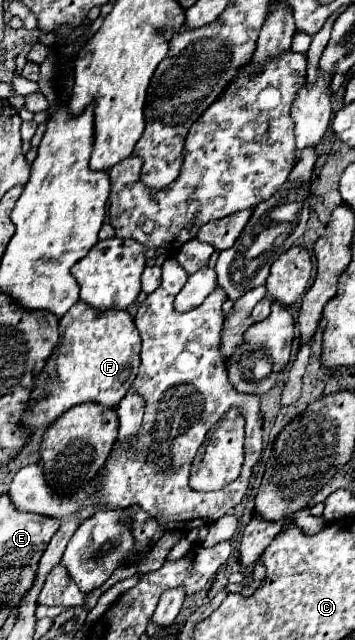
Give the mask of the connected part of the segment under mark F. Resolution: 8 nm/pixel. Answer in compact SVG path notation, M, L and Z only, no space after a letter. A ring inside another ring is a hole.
M77 302L59 320L59 344L31 390L29 410L23 416L25 428L49 426L63 412L83 402L117 406L139 372L139 352L141 336L127 310L97 312L89 304Z

